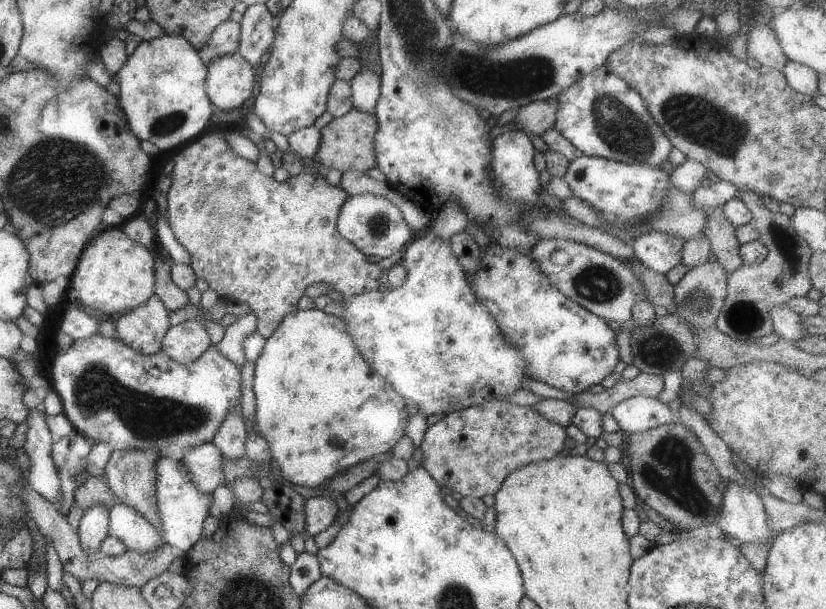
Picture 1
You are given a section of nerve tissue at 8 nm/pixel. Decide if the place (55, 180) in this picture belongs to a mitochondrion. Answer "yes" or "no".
yes

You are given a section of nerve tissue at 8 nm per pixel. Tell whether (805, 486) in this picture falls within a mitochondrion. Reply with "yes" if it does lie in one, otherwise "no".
no

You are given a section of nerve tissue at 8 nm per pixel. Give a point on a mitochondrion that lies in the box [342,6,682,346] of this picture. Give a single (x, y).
(520, 80)

